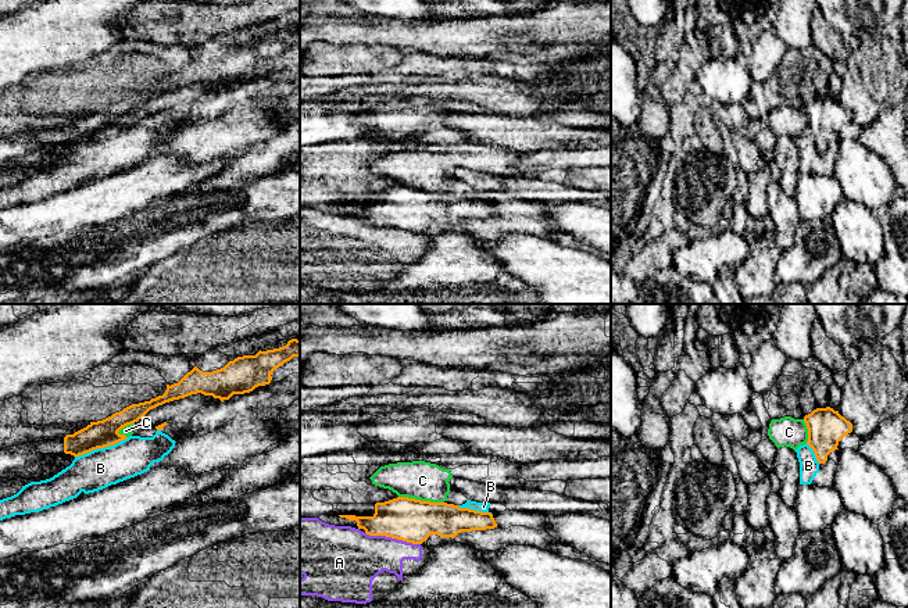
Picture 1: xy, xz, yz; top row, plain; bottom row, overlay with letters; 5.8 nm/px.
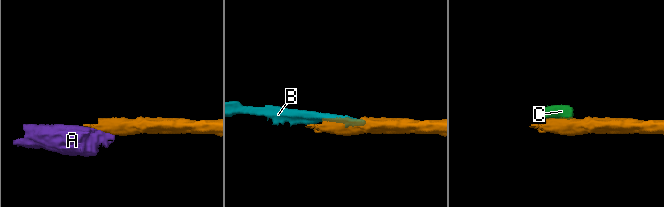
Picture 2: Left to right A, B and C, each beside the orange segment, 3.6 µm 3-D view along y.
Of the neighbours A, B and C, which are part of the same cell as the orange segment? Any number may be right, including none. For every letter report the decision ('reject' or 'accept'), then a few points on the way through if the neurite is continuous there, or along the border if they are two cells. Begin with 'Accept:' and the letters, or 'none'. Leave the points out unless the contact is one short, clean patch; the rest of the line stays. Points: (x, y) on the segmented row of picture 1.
Accept: none
A: reject; border xz (365, 532), (419, 544)
B: reject
C: reject; border xz (399, 496), (443, 503)

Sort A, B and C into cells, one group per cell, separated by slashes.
A / B / C

